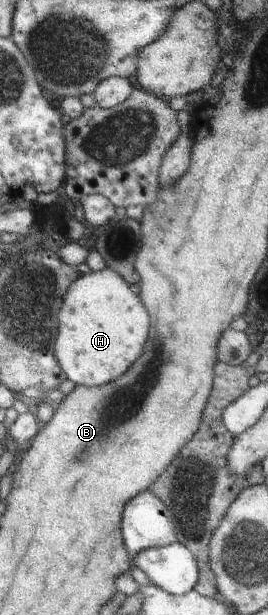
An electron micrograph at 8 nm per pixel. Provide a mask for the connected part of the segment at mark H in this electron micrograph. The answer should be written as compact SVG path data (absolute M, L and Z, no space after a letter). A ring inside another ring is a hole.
M106 268L81 274L69 287L58 313L58 332L54 353L66 379L99 387L121 375L141 355L149 317L125 279Z

